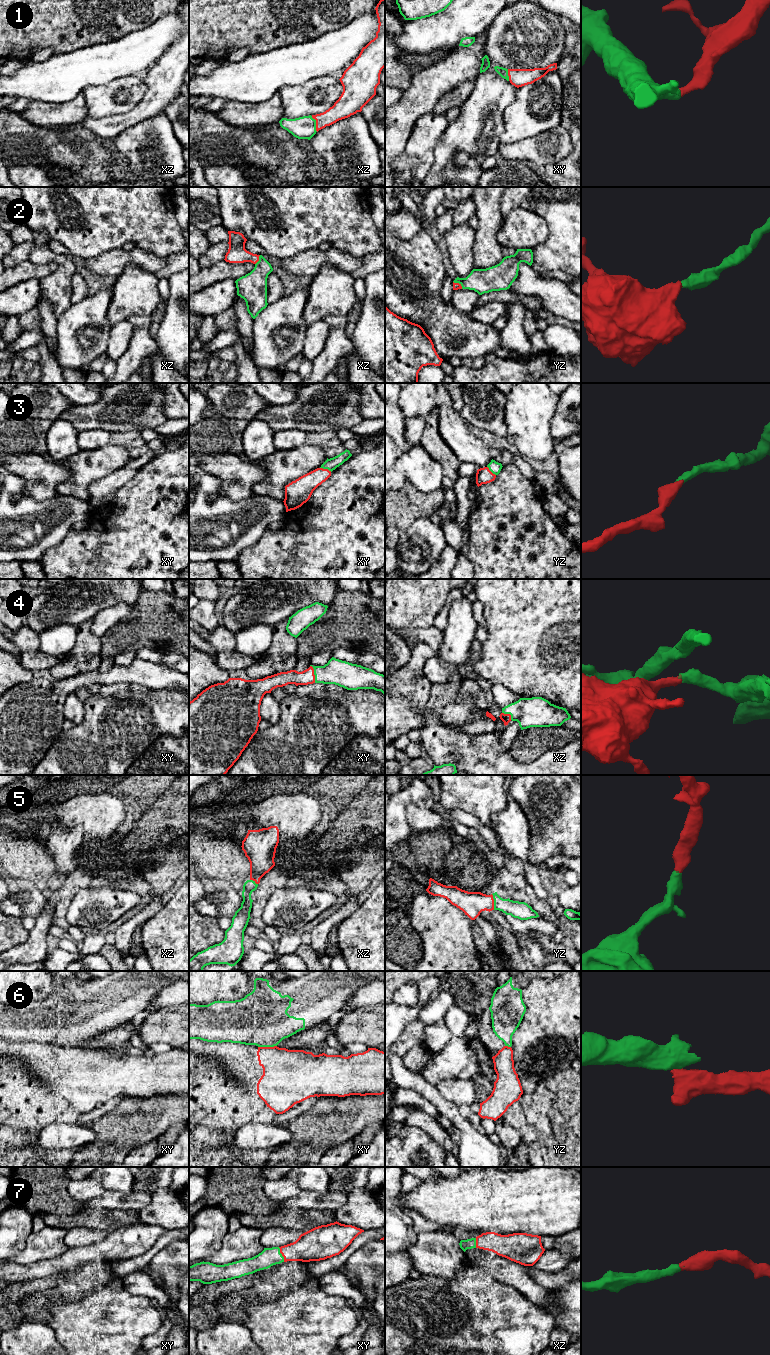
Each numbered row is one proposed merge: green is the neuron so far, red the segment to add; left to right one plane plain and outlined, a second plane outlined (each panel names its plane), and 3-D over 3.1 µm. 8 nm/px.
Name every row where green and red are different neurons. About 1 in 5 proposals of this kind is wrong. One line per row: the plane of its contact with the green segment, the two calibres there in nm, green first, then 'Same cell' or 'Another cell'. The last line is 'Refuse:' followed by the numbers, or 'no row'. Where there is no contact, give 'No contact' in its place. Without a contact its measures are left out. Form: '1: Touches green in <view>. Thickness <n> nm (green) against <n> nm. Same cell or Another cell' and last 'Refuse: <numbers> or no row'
1: Touches green in xz. Thickness 180 nm (green) against 150 nm. Same cell
2: Touches green in xz. Thickness 240 nm (green) against 150 nm. Same cell
3: Touches green in xy. Thickness 100 nm (green) against 180 nm. Same cell
4: Touches green in xy. Thickness 200 nm (green) against 120 nm. Same cell
5: Touches green in yz. Thickness 140 nm (green) against 190 nm. Same cell
6: Touches green in xy. Thickness 440 nm (green) against 360 nm. Another cell
7: Touches green in xy. Thickness 150 nm (green) against 240 nm. Same cell
Refuse: 6

